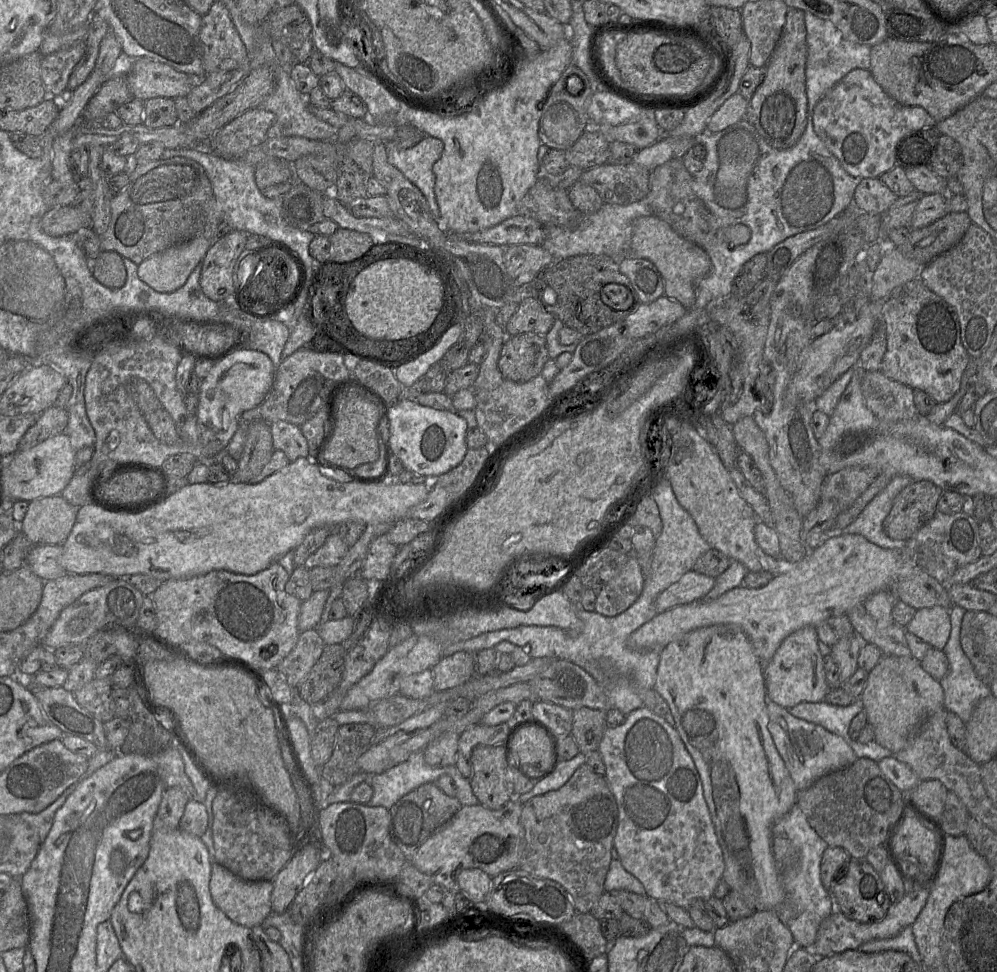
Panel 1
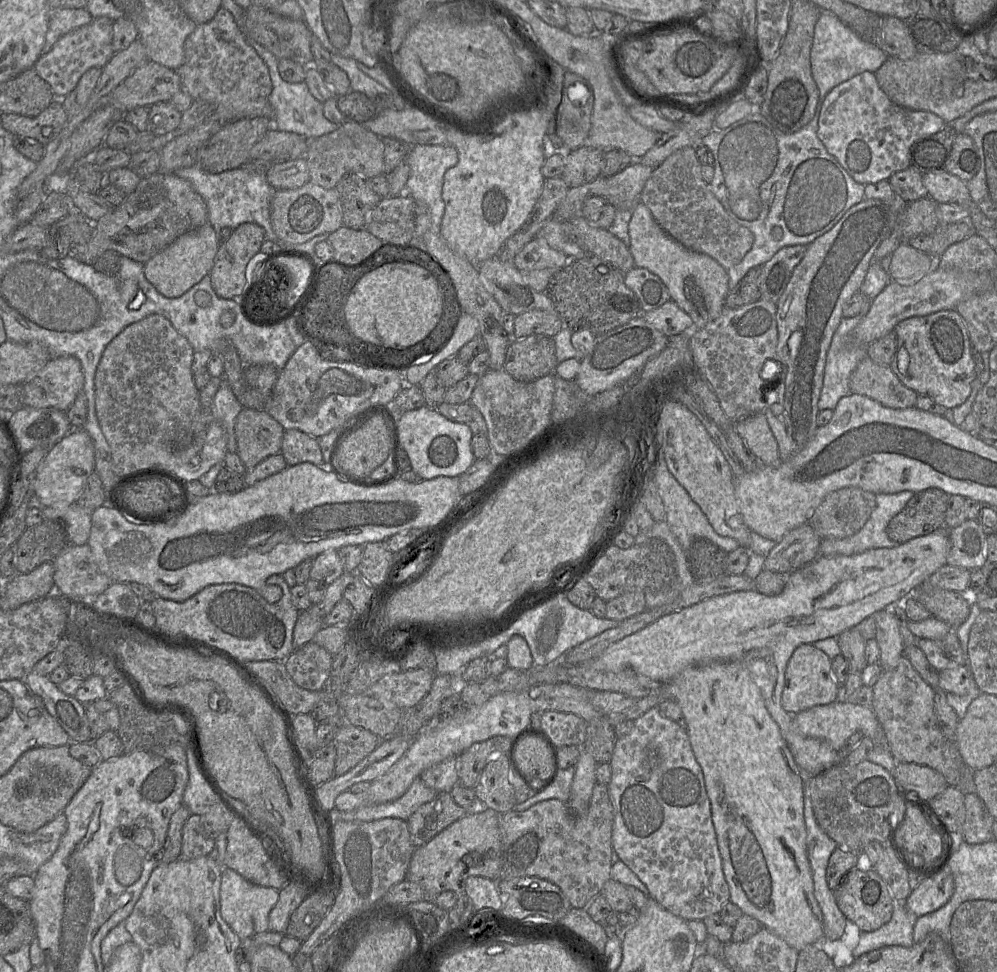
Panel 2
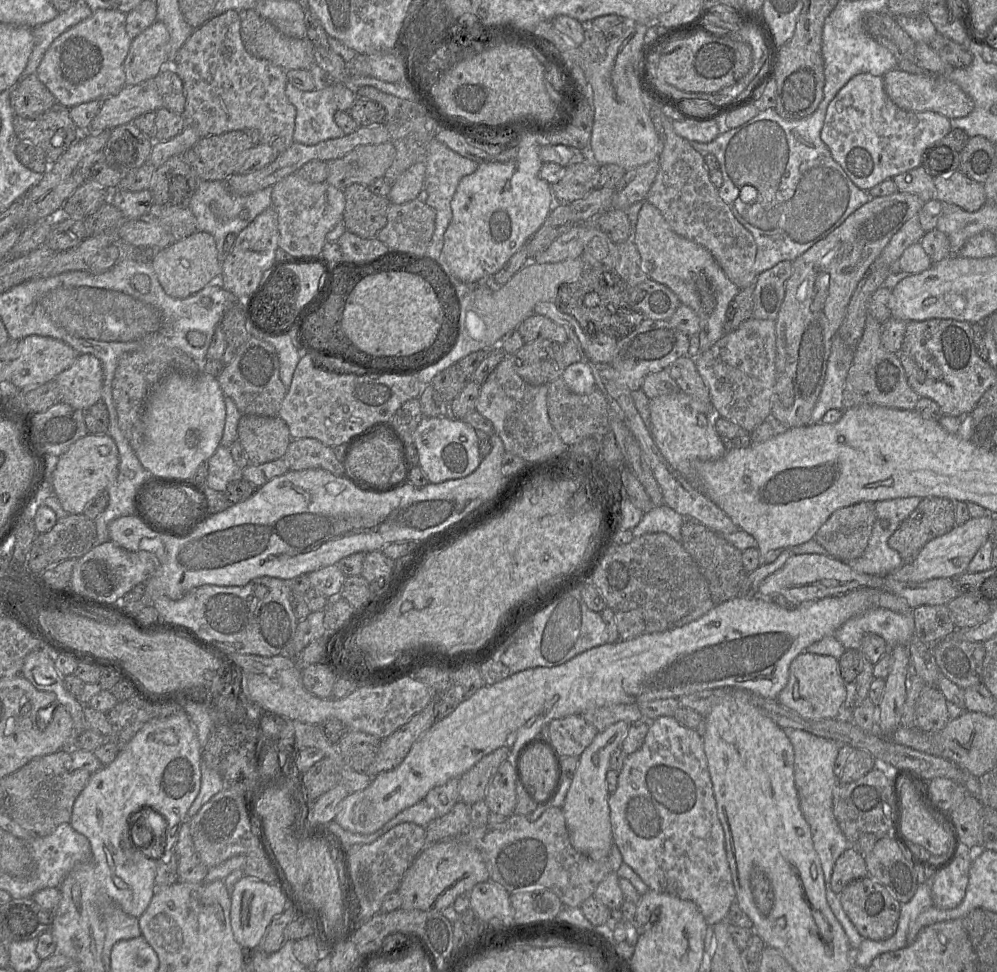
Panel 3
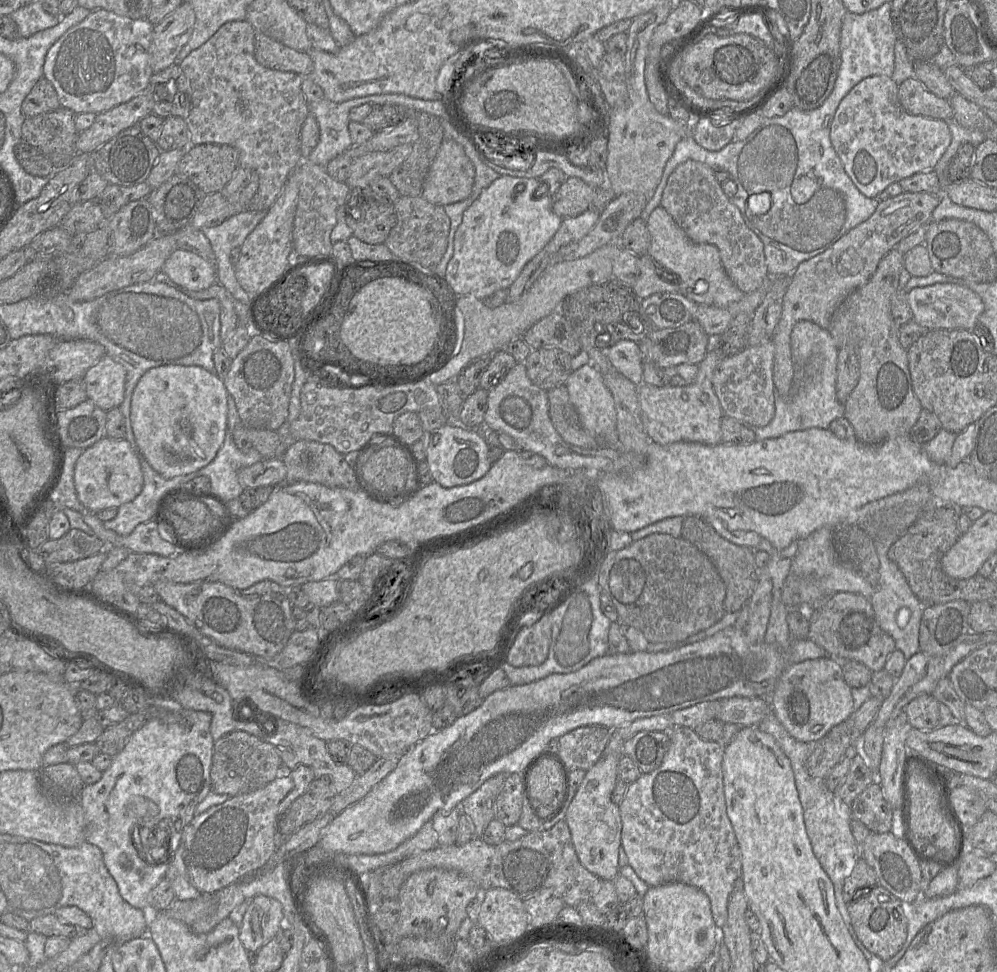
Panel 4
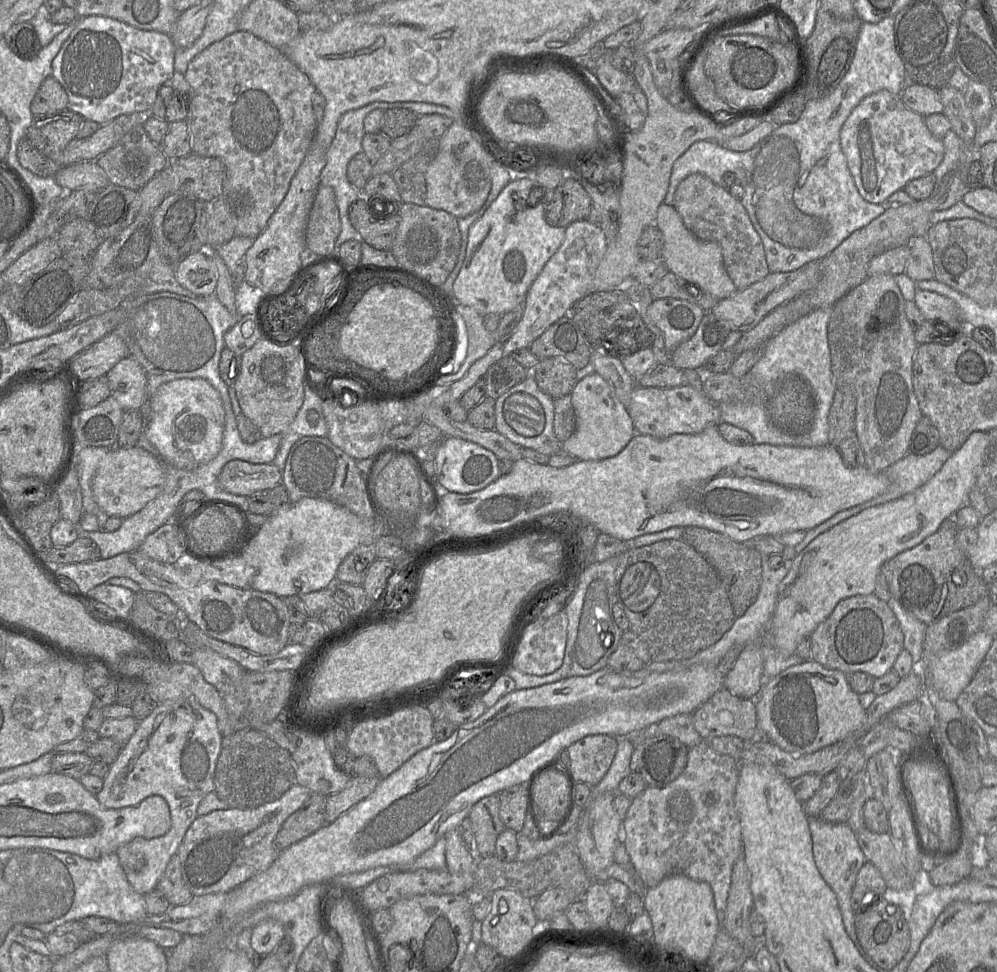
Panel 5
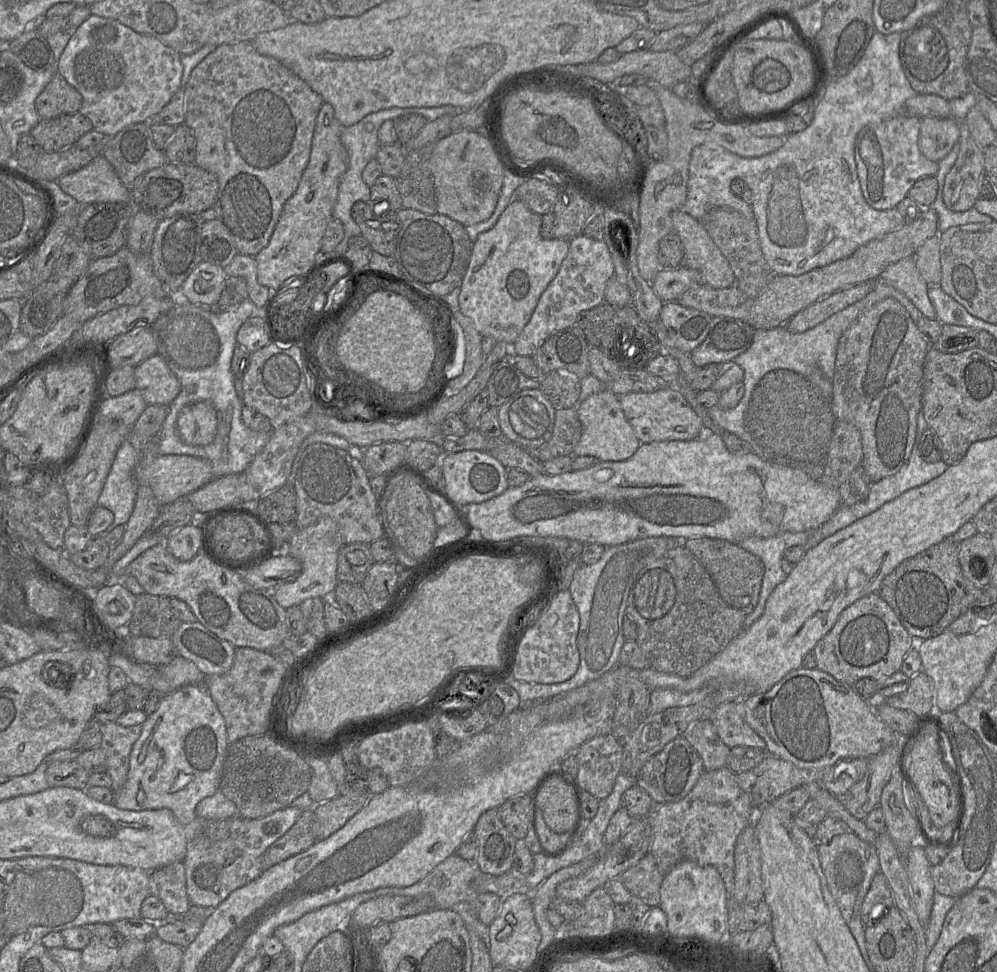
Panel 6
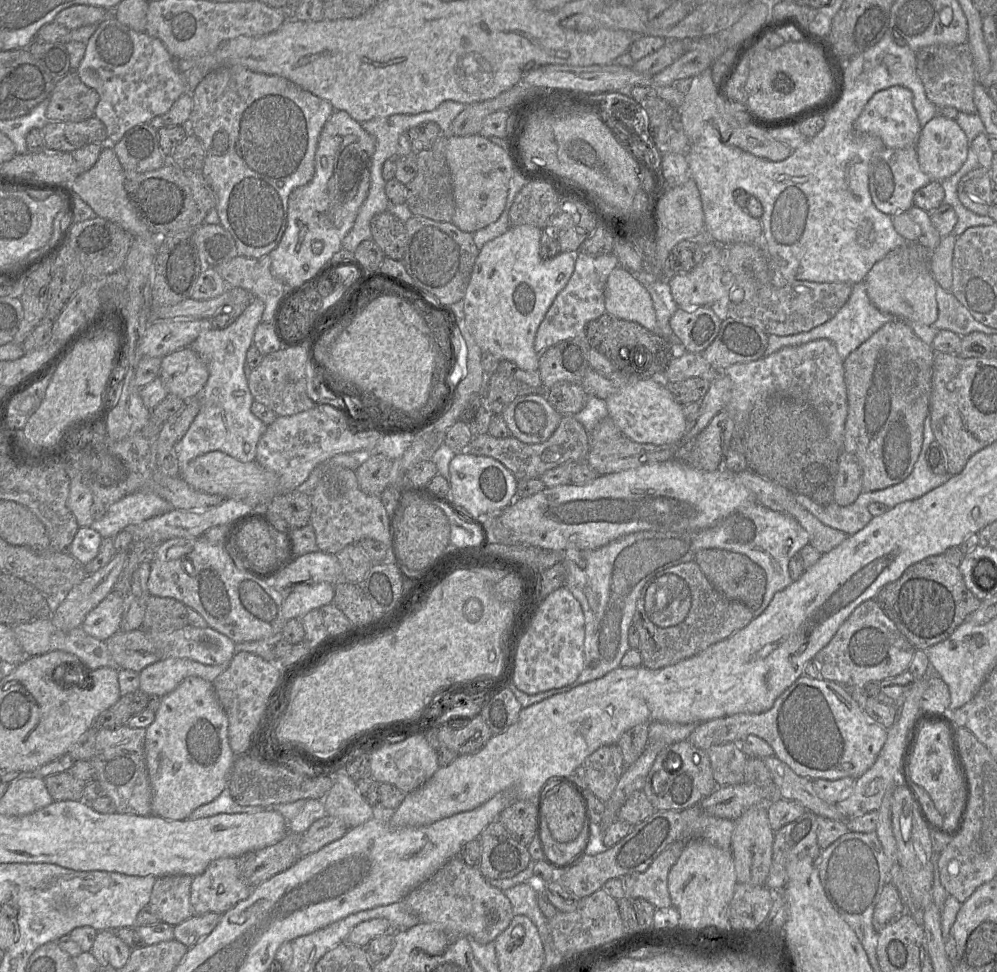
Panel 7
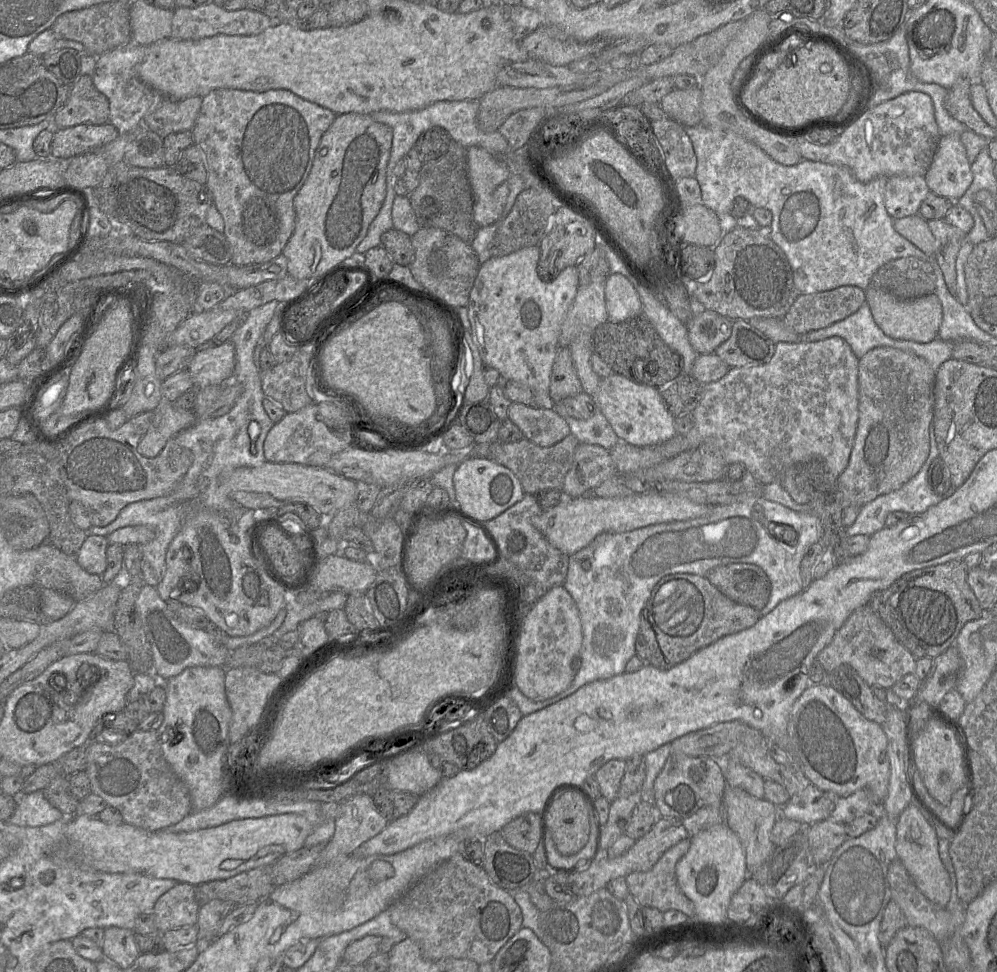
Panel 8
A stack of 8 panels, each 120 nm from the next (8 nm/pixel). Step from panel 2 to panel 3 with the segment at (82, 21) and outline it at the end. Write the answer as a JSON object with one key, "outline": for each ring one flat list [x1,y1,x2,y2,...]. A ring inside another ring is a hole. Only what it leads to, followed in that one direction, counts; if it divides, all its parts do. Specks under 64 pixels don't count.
{"outline":[[82,1,74,3,69,10,59,13,51,21,33,27,34,46,20,79,36,74,37,68,52,42,69,28,90,17,92,13,91,8]]}

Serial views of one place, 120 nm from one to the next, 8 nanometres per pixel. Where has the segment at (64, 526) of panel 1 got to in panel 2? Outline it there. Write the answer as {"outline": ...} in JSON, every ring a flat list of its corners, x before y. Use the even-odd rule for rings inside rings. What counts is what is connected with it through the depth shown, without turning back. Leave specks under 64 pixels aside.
{"outline":[[77,503,67,506,47,506,42,509,44,520,61,521,71,545,87,543,91,530,91,512]]}

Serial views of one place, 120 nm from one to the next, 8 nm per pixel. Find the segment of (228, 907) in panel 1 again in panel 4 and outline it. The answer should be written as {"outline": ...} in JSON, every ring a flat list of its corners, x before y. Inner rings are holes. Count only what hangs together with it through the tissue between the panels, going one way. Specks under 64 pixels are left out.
{"outline":[[257,895,247,903,239,927,239,939,248,952,255,952,274,938,281,929,283,908,276,899]]}

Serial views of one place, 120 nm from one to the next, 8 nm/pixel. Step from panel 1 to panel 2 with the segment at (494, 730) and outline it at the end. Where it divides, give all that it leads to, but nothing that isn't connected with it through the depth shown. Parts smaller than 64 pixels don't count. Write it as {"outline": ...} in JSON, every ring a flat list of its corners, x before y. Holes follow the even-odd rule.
{"outline":[[494,736,470,746,458,756,459,783,473,789,486,764,497,755,506,756,510,748,511,741,507,736]]}

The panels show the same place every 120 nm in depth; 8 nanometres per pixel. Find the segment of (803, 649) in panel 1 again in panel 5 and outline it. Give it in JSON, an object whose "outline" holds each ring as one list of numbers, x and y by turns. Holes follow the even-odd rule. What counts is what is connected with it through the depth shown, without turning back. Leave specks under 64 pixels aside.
{"outline":[[811,660,811,661,805,661,796,665,792,665,782,672,778,673,776,676,774,676,772,679,768,680,763,686,758,694,757,697,755,697,755,705,756,705,756,715,757,715,757,730,759,730,760,733,762,733,763,736,765,736,766,739,768,739,770,742,776,744,781,749,792,753,792,754,809,754,816,752,826,746,832,745,838,741,841,741,848,736,854,735,854,734,865,734,867,732,864,732,865,722,867,720,866,715,866,709,864,709,859,701,859,694,857,694,850,686,847,675,840,671,835,669,829,669,821,665,820,663]]}

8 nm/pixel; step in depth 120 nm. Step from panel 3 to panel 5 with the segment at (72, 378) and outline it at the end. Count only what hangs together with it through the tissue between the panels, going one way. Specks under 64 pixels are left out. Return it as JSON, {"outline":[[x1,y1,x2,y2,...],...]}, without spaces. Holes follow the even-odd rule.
{"outline":[[132,357,120,360,107,374,110,397,124,410,145,407,148,399,147,378,142,366]]}

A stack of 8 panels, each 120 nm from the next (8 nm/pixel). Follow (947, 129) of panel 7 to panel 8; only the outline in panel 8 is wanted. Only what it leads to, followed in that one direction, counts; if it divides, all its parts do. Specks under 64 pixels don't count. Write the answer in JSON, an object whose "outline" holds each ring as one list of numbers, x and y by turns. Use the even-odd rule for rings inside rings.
{"outline":[[943,135,926,172,929,190,952,201,960,199,973,181,971,163,959,135]]}

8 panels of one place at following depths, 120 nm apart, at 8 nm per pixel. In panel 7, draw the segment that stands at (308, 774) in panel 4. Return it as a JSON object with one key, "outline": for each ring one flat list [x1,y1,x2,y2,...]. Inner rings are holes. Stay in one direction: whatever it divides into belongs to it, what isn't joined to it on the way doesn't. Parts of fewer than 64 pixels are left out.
{"outline":[[239,858,216,859,202,874,193,877,190,890,193,913,223,914,246,899,251,891,240,877]]}

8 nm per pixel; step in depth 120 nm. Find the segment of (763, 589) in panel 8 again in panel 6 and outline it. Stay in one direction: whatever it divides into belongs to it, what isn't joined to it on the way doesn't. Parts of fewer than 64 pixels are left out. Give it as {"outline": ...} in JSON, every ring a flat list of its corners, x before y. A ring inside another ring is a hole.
{"outline":[[696,537,682,541,707,570,722,599,745,615,750,614,759,600,765,570,762,560,738,544,721,539]]}

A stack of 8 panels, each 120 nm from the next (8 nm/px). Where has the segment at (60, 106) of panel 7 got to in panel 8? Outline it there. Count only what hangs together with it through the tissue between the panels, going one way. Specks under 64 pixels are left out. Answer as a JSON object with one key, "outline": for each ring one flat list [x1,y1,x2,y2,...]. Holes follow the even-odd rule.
{"outline":[[81,75,72,85,66,104,56,113,54,124,58,128,103,125,109,123,109,114,107,97,97,90,90,76]]}

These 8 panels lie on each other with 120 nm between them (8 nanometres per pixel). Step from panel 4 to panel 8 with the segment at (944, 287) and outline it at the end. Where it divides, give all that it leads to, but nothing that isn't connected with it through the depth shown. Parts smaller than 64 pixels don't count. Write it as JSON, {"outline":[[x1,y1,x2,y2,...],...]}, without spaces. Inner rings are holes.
{"outline":[[869,286,865,290,865,301,876,325,890,338,928,343,938,337,938,330,942,321,942,307,935,293,904,300,887,291]]}

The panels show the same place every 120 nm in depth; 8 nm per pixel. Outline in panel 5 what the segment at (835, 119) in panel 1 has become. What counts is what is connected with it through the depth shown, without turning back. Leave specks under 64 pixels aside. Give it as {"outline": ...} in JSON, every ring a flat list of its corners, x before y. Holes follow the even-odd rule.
{"outline":[[880,90,863,98,861,102,852,110,846,121,844,122,840,132,840,144,842,151,846,157,848,168,852,174,855,185,860,195,868,202,874,204,885,204,891,194,898,190,903,190,905,185,919,177,933,173,933,171,942,162,944,157,943,139,938,139,932,135,926,126,924,117,920,114,908,109,901,100,901,94,894,94,887,90]]}

